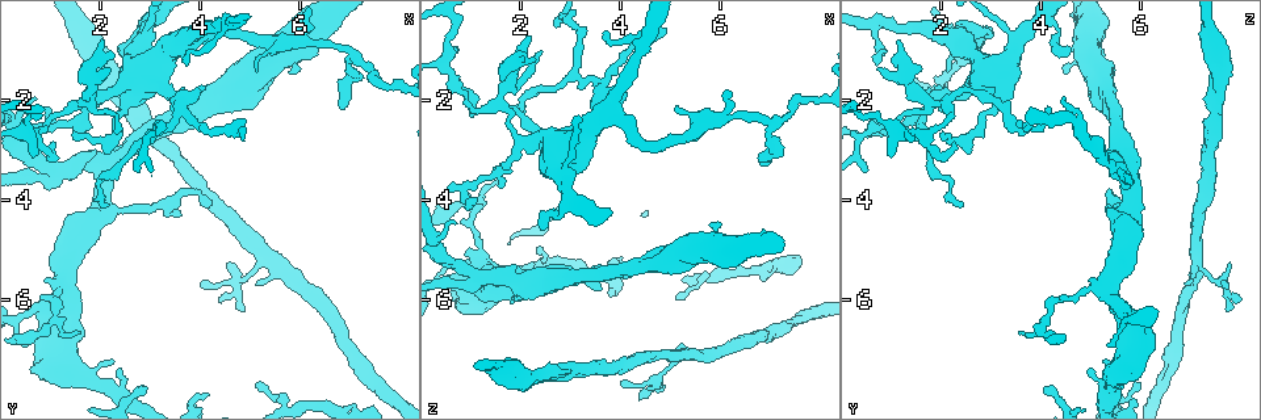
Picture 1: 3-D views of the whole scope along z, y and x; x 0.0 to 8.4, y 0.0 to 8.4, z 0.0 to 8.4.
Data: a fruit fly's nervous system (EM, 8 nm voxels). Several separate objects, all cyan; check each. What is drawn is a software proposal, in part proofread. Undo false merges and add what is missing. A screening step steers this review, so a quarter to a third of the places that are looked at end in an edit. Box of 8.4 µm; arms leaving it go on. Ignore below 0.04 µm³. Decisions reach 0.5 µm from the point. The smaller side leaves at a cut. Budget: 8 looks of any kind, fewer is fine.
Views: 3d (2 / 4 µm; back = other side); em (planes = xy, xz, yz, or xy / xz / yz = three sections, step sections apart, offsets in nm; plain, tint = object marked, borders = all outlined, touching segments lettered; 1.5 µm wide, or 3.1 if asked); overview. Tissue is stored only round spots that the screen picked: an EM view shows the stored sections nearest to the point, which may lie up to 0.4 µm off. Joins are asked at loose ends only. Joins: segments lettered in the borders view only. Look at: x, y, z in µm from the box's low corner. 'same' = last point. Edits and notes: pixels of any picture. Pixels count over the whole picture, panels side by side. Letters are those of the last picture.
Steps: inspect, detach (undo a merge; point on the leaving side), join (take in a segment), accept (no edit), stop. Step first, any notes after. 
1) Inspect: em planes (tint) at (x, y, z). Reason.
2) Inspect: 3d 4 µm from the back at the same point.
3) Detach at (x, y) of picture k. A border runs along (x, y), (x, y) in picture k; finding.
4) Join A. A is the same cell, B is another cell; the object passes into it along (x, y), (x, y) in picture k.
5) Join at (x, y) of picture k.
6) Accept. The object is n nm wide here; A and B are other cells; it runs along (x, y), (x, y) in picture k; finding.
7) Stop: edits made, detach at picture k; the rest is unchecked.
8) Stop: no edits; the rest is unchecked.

Inspect: 3d 4 µm at (1.15, 3.45, 5.60). Calibre changes.

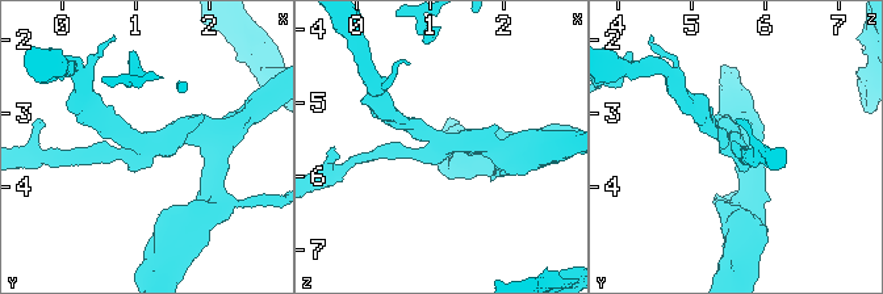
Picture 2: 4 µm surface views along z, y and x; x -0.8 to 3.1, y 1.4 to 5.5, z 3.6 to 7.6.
Inspect: em planes (plain) at (1.15, 3.40, 5.50). 3 arms meet here; the arms are 170, 190, 200 nm wide; now the EM.

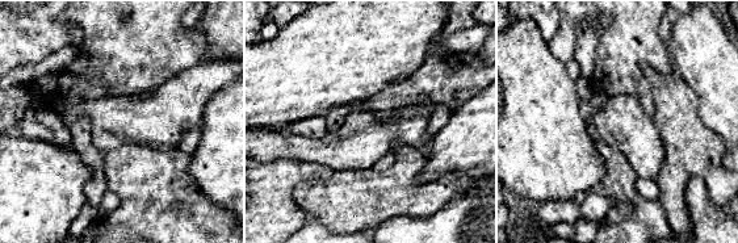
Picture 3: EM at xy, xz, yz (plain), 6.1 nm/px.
Inspect: em planes (borders) at the same point.

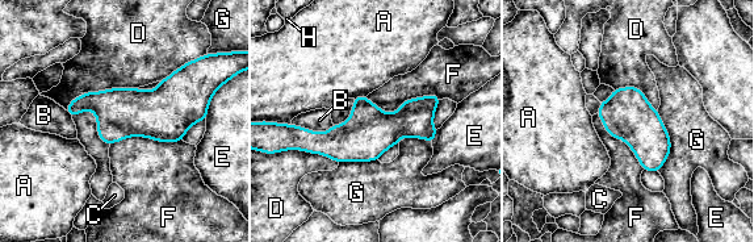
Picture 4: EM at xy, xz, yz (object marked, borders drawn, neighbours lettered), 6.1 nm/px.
Accept. The object is 200 nm wide here; A, B, C, D, E, F, G and H are other cells; a border runs along (365, 96), (388, 112), (440, 99) in picture 4; continuous, no second neuron.

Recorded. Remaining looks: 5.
Inspect: em planes (borders) at (0.70, 3.10, 0.95). Branch stops here.

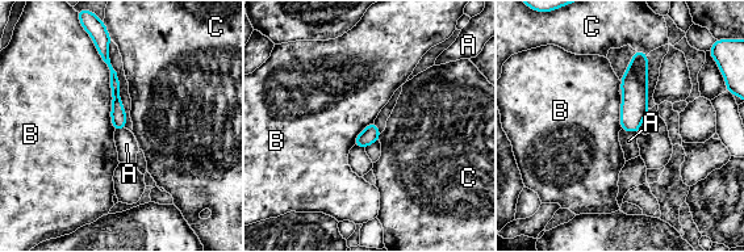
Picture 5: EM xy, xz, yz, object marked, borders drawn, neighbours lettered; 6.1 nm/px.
Accept. The object is 100 nm wide here; A, B and C are other cells; it runs along (103, 49), (115, 79), (117, 126) in picture 5; no lettered segment goes on from it.

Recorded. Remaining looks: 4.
Inspect: 3d 4 µm at (4.05, 1.75, 1.90). Branch stops here.

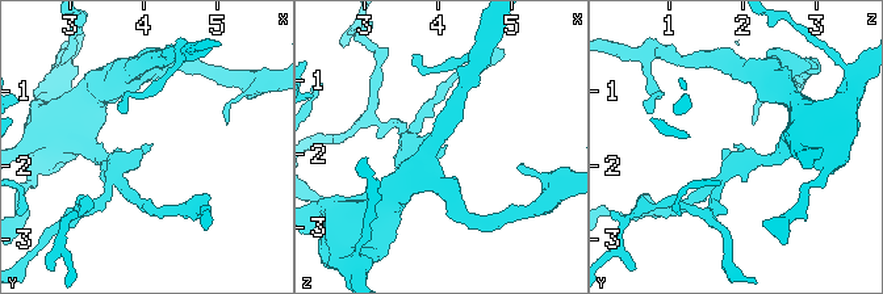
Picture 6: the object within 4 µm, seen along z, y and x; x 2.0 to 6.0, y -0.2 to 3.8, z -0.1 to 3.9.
Inspect: em planes (tint) at (4.10, 1.70, 1.85). Now the EM.

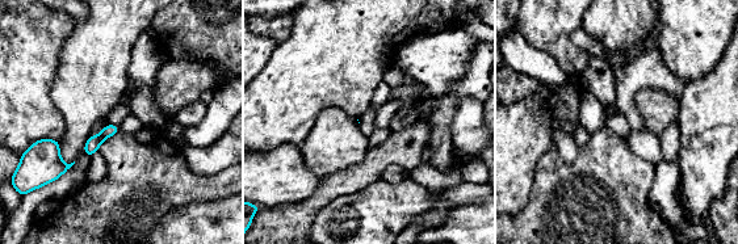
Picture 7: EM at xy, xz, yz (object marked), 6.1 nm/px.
Inspect: em planes (borders) at the same point.

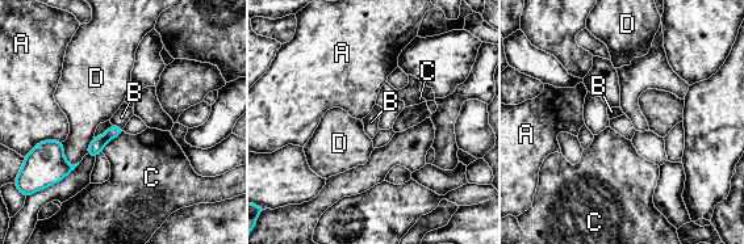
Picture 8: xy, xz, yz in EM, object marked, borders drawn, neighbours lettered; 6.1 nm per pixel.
Accept. A, B, C and D are other cells; a border runs along (61, 141), (41, 141), (34, 147) in picture 8; no lettered segment goes on from it.

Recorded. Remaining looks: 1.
Stop: no edits; the rest is unchecked.

